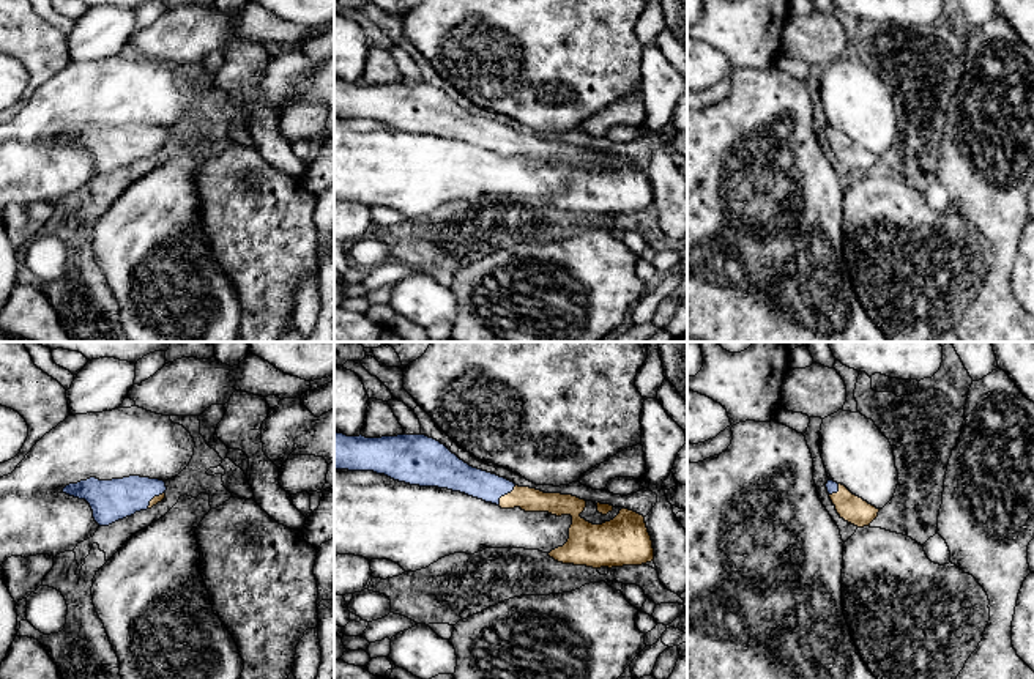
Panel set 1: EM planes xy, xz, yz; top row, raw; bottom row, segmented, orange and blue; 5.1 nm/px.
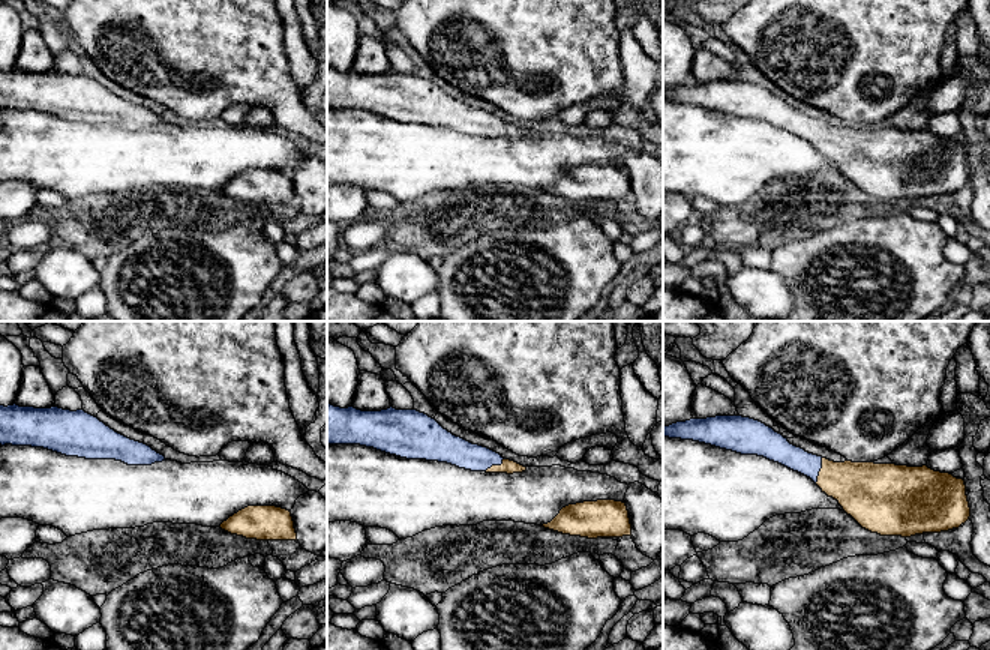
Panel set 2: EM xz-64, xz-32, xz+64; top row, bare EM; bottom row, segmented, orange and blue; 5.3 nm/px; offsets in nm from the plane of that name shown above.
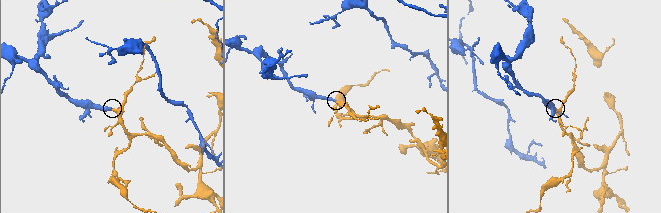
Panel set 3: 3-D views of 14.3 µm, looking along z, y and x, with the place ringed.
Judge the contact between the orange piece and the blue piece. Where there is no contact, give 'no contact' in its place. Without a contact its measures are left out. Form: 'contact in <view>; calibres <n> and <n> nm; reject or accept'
contact in xz; calibres 130 and 150 nm; accept

